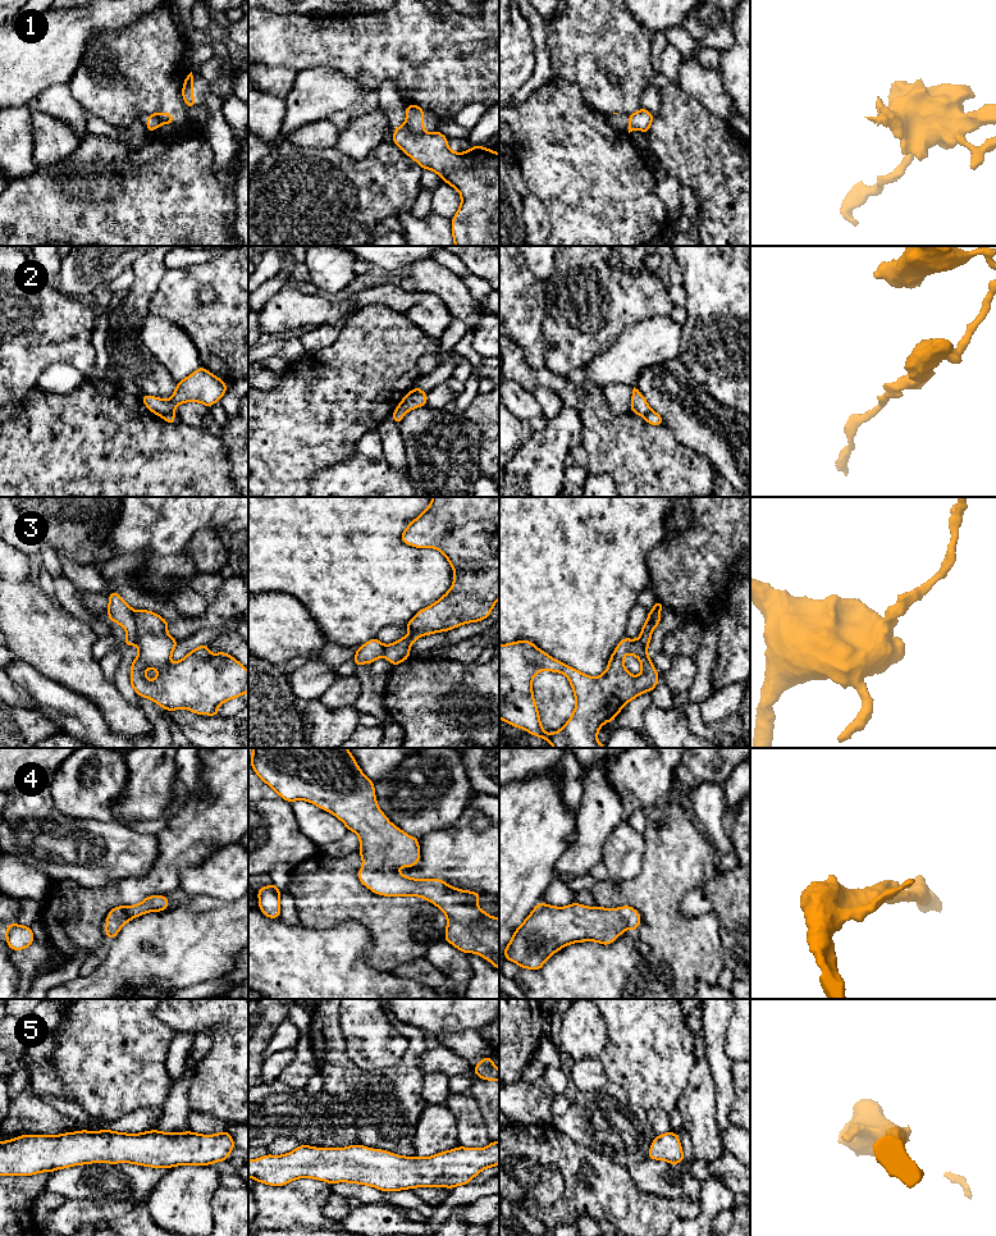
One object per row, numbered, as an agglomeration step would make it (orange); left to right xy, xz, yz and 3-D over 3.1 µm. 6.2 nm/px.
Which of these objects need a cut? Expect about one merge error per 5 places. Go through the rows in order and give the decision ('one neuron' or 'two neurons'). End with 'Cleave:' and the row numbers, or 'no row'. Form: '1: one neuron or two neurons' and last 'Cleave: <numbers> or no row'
1: two neurons
2: two neurons
3: two neurons
4: one neuron
5: one neuron
Cleave: 1, 2, 3

